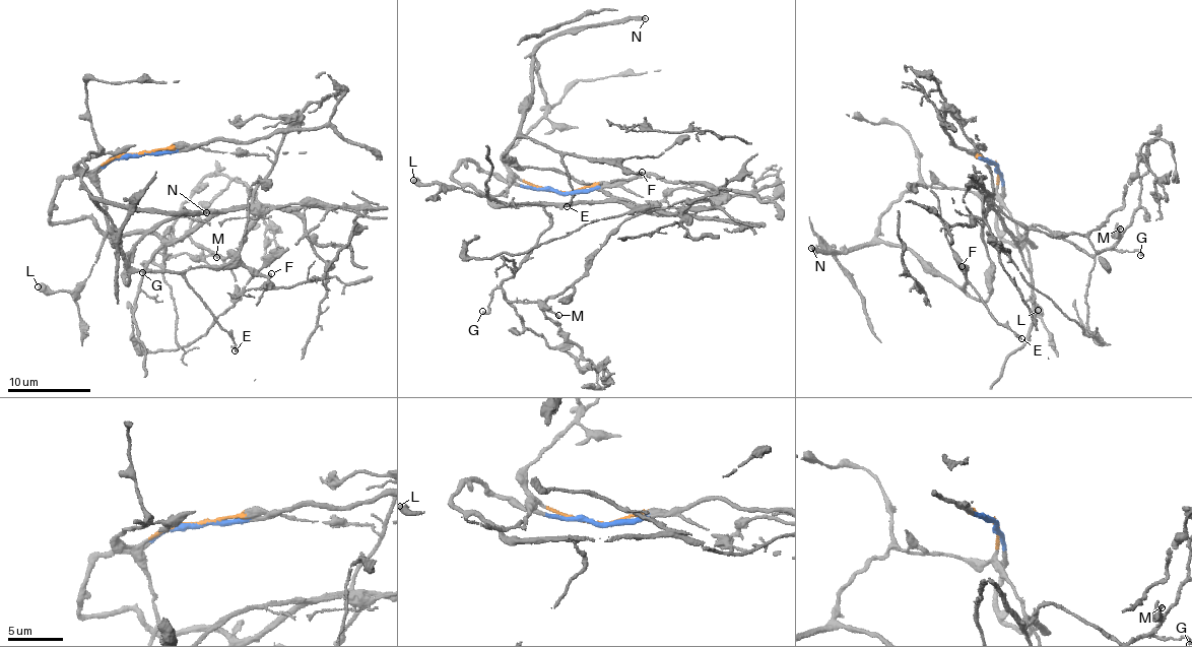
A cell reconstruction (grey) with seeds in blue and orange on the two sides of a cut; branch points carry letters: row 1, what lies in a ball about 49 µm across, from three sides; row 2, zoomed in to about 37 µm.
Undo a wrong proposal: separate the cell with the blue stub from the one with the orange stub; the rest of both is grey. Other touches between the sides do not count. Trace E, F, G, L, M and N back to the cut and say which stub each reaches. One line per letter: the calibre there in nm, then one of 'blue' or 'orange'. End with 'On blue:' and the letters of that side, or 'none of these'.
E: calibre 170 nm; orange
F: calibre 240 nm; orange
G: calibre 180 nm; blue
L: calibre 550 nm; orange
M: calibre 130 nm; blue
N: calibre 320 nm; orange
On blue: G, M

